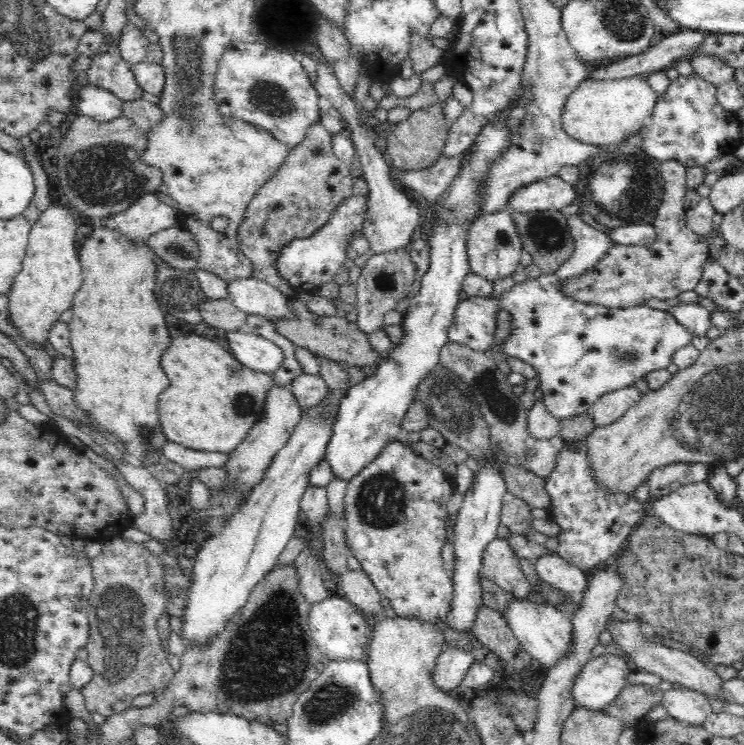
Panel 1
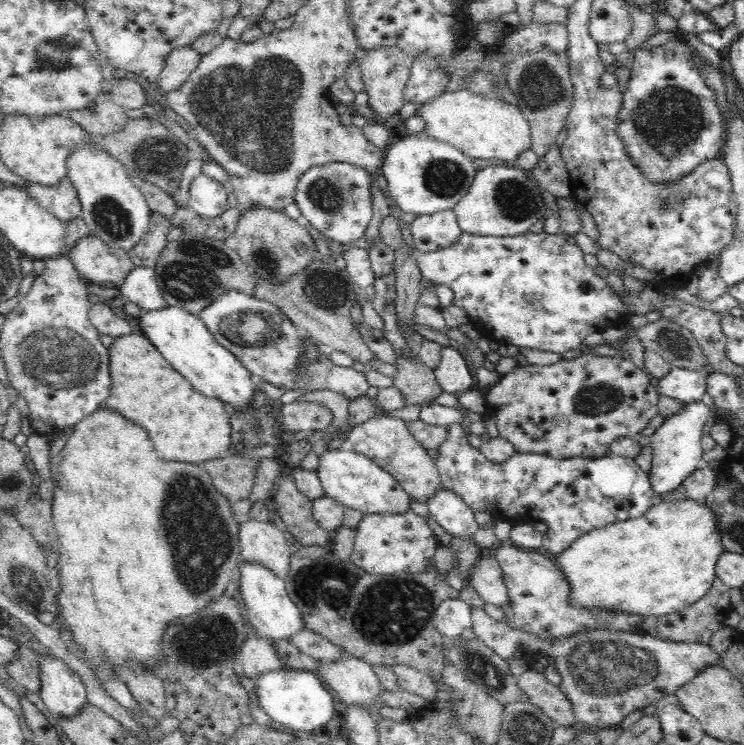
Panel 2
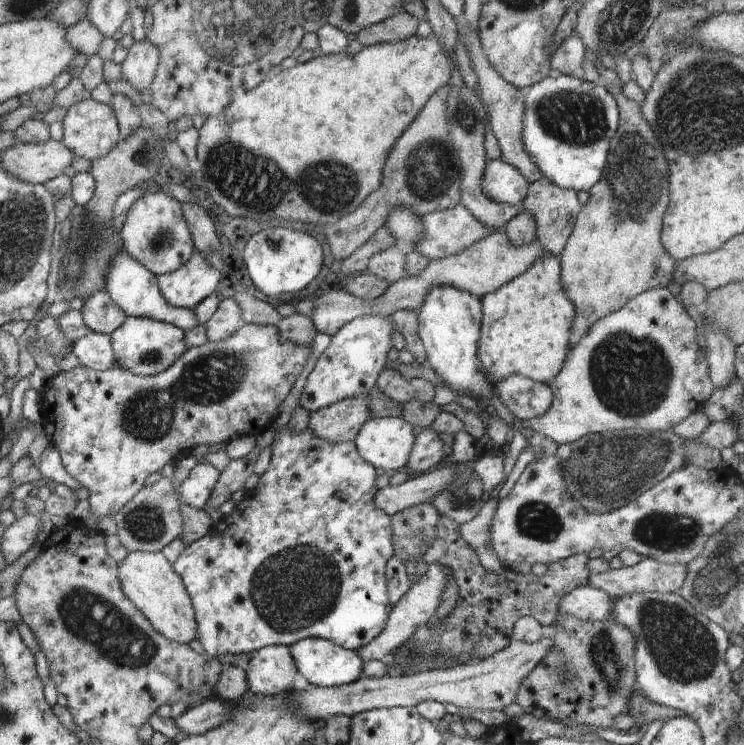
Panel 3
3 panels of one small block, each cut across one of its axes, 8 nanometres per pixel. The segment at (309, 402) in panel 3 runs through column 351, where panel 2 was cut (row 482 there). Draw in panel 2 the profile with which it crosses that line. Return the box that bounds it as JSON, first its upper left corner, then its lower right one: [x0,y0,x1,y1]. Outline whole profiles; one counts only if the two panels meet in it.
[316,450,410,514]

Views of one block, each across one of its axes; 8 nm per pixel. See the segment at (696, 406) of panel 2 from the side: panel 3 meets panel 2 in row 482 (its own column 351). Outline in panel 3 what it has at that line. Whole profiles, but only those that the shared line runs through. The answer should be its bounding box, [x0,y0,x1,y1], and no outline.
[289,638,361,688]

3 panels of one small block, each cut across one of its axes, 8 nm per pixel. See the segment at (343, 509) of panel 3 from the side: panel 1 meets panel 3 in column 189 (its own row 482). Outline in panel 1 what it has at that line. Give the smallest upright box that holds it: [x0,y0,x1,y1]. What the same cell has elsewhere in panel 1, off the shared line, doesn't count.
[544,440,648,572]

